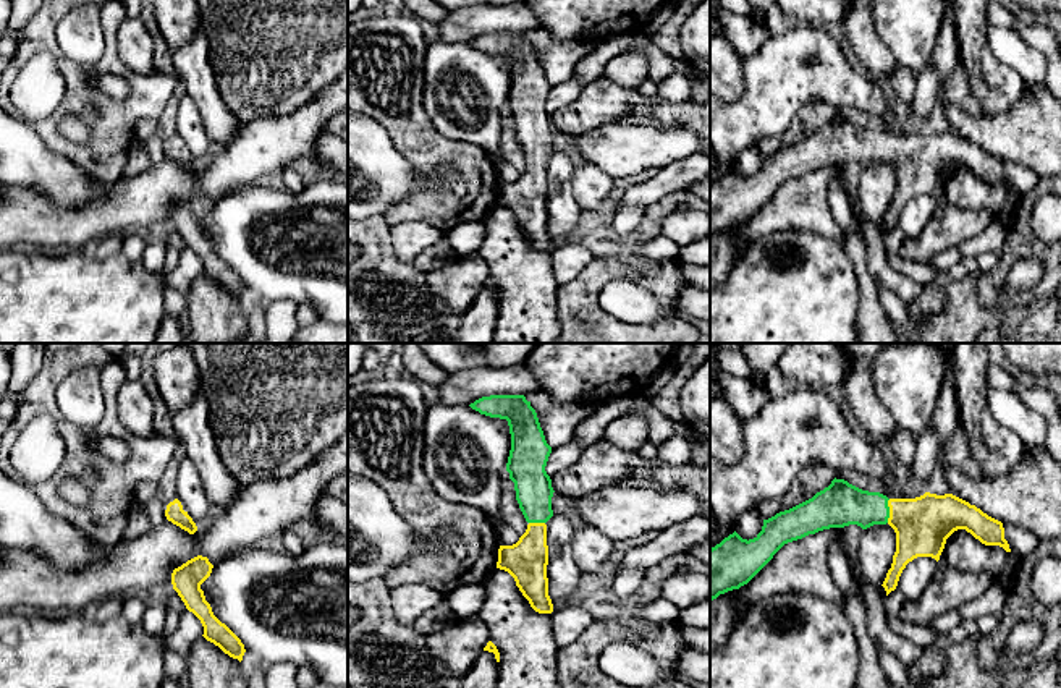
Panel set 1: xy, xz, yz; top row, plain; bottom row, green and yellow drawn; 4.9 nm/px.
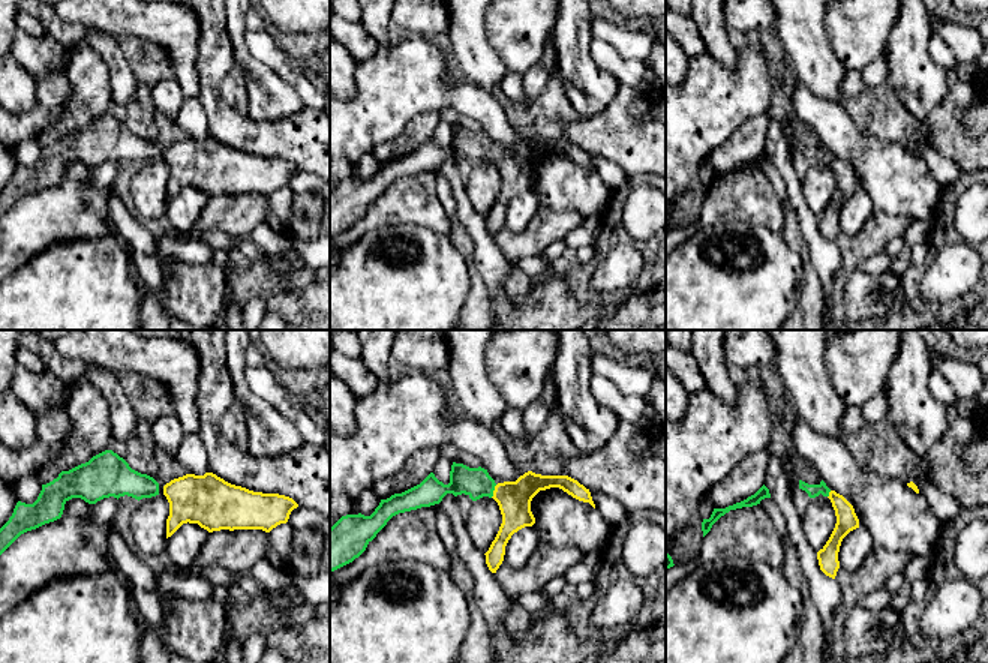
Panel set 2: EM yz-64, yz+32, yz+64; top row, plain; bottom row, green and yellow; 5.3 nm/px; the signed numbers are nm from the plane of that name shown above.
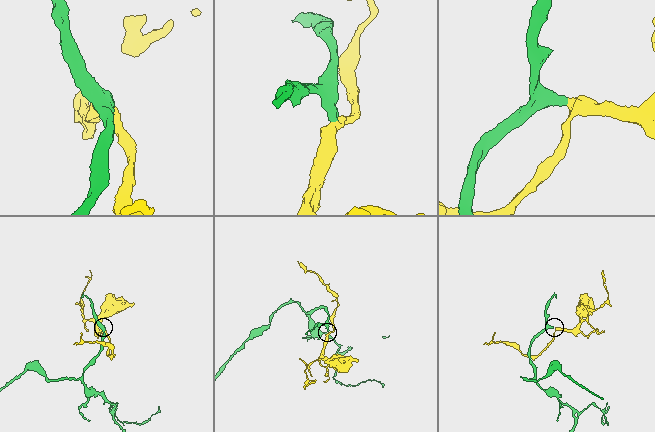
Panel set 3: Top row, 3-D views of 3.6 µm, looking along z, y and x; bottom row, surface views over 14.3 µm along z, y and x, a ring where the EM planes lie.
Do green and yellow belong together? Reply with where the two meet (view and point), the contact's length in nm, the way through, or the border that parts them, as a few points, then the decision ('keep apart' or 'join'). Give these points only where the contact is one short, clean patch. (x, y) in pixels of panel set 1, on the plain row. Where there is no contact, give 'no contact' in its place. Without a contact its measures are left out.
meets green in yz at (888, 148); contact 120 nm long; runs through yz (841, 141), (888, 148), (922, 162); join

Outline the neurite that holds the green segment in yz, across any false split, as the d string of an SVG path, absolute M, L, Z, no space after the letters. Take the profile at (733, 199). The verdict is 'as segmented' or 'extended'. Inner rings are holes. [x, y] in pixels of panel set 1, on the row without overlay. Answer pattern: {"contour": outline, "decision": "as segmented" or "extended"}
{"contour": "M835 115L812 136L763 157L754 176L742 176L734 168L712 185L710 240L747 222L788 180L830 165L857 162L867 167L886 160L896 170L896 189L881 222L886 233L896 227L902 207L914 196L932 194L938 199L946 176L957 167L966 167L985 183L1011 189L1003 160L953 131L888 136Z", "decision": "extended"}

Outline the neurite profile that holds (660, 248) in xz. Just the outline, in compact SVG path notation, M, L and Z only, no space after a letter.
M658 235L657 238L640 246L642 256L650 264L658 264L668 259L676 259L679 251L681 248L674 241L662 235Z

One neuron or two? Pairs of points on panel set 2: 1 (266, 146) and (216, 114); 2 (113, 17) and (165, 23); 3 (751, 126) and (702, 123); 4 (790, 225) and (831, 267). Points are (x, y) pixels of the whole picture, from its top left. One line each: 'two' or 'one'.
1: one
2: one
3: two
4: two

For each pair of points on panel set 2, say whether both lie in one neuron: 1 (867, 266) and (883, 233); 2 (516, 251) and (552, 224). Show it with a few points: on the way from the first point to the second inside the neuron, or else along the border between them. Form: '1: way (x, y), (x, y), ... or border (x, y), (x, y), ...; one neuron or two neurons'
1: border (883, 249), (864, 258), (856, 267); two neurons
2: way (525, 245), (543, 230); one neuron

